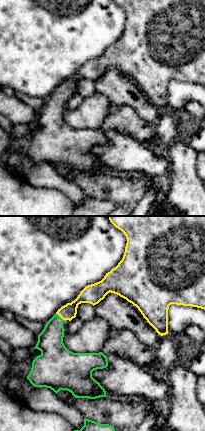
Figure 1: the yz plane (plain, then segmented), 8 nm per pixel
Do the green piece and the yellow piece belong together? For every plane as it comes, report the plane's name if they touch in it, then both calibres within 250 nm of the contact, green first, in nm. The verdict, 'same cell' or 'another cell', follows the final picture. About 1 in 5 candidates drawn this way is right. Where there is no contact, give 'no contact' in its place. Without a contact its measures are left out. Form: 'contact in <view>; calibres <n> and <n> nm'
contact in yz; calibres 200 and 130 nm

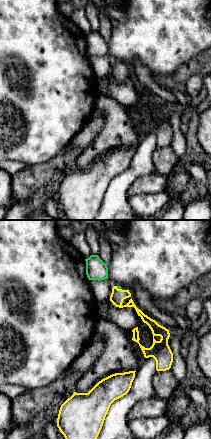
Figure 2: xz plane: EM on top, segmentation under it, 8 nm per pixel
contact in xz; calibres 30 and 110 nm

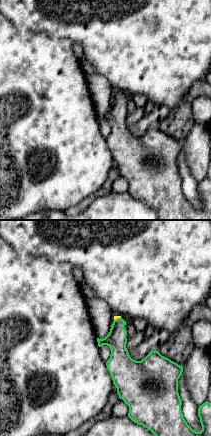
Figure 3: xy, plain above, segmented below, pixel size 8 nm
contact in xy; calibres 160 and 30 nm

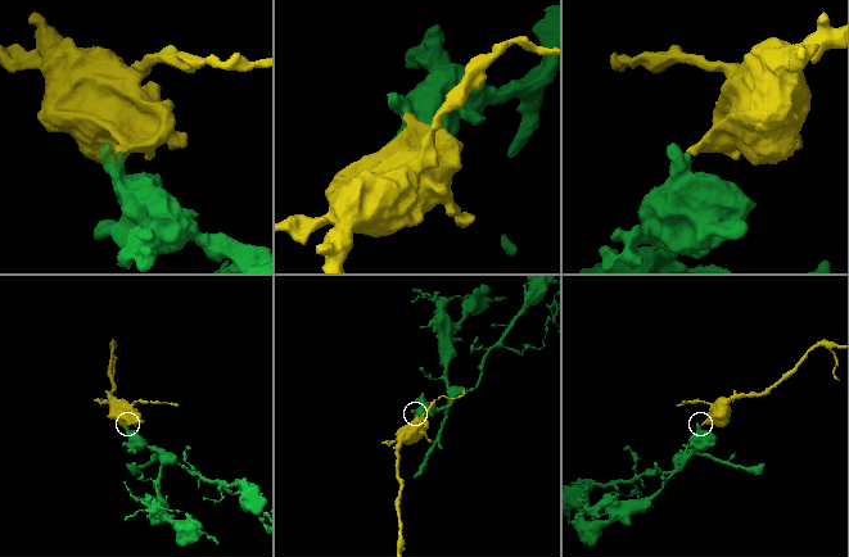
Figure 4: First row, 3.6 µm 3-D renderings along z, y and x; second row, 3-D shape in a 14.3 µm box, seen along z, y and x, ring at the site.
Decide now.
same cell

